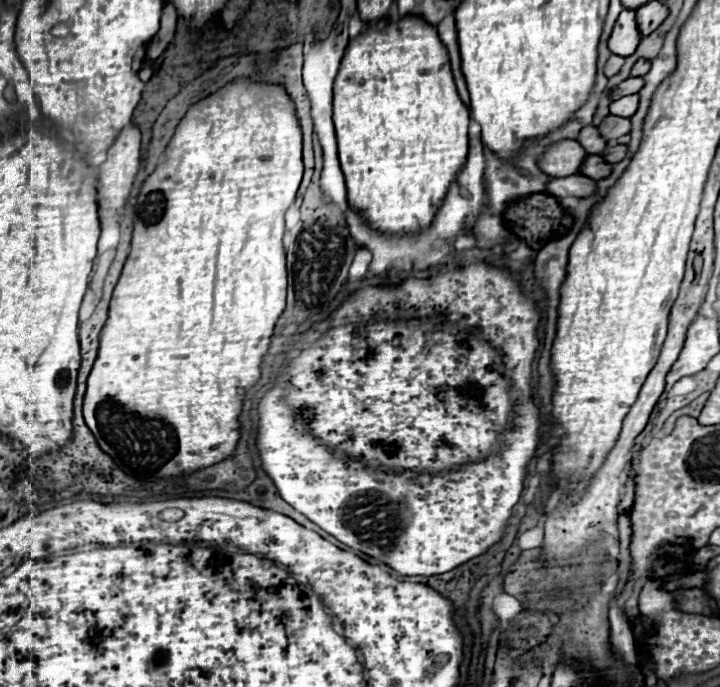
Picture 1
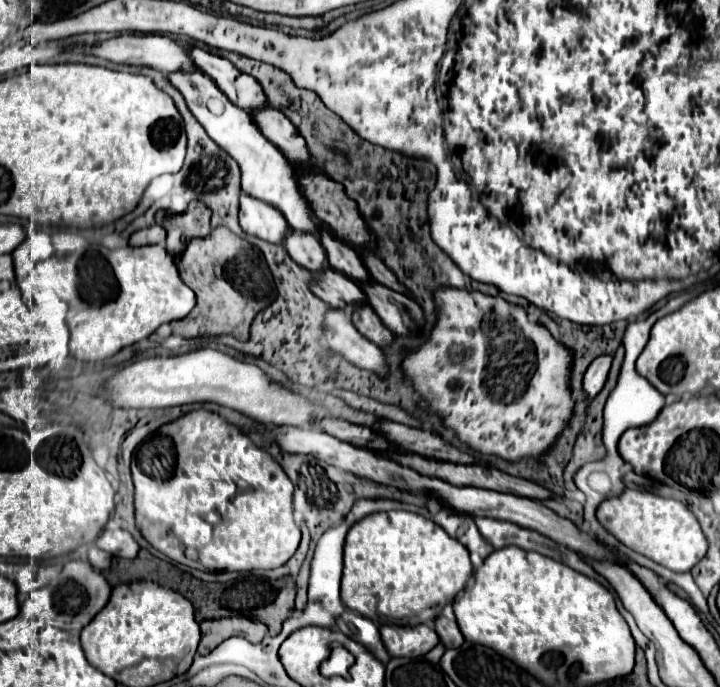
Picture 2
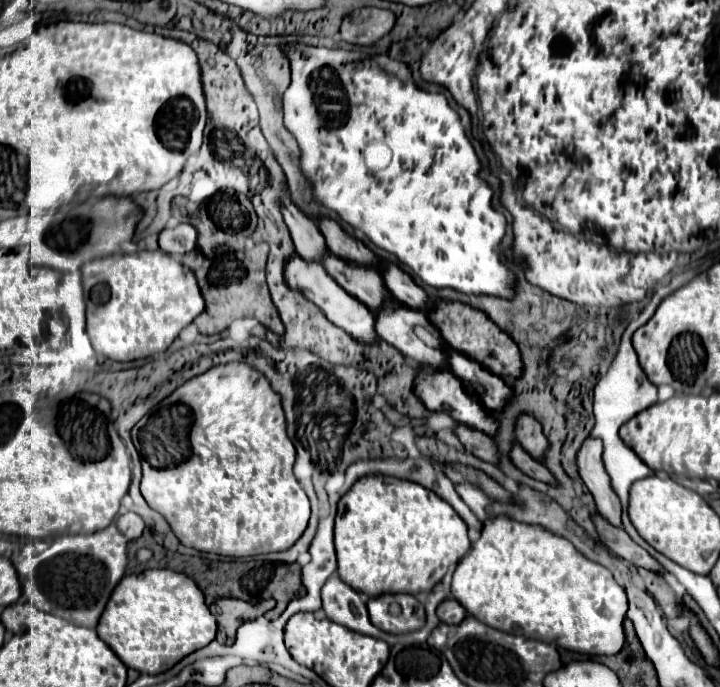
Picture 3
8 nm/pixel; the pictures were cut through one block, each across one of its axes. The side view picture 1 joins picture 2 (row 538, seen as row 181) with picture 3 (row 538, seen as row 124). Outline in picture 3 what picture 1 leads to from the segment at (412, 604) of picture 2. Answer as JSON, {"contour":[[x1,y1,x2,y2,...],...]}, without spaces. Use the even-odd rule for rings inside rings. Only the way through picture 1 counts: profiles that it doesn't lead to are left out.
{"contour":[[364,476,350,488,350,492,338,502,334,542,338,554,338,576,350,588,368,596,432,592,448,568,470,550,468,528,448,502,436,498,434,492,420,484,392,476]]}

